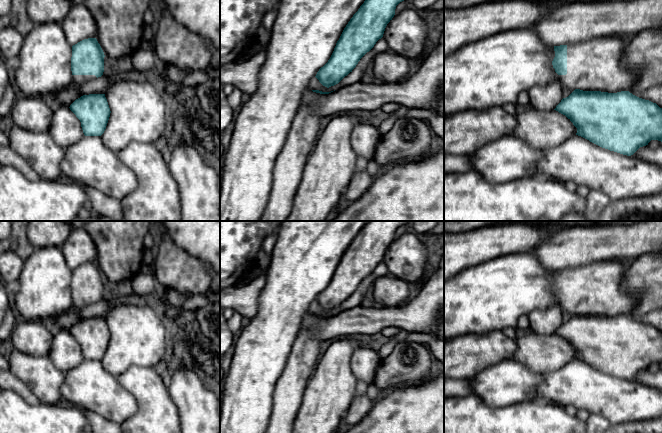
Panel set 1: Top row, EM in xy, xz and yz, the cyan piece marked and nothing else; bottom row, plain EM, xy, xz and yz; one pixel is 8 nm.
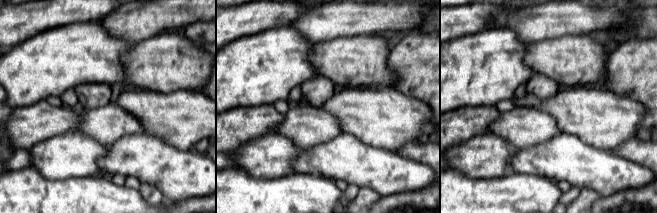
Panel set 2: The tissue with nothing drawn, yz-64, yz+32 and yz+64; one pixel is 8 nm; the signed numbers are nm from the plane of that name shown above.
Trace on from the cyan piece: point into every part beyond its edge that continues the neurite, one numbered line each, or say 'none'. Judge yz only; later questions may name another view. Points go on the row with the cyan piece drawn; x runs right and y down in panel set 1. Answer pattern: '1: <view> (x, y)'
1: yz (595, 65)

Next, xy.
1: xy (77, 79)

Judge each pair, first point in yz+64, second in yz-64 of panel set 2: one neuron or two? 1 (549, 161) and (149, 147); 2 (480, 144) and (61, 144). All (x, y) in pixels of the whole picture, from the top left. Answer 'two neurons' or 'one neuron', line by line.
1: one neuron
2: one neuron

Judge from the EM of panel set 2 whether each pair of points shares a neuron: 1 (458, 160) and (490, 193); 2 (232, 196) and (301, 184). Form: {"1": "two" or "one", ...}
{"1": "two", "2": "one"}

